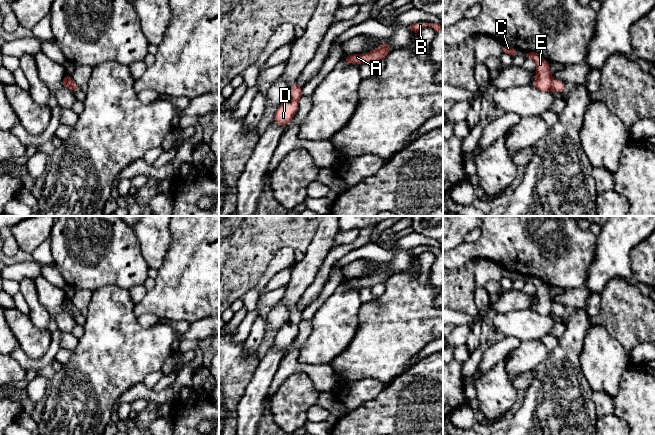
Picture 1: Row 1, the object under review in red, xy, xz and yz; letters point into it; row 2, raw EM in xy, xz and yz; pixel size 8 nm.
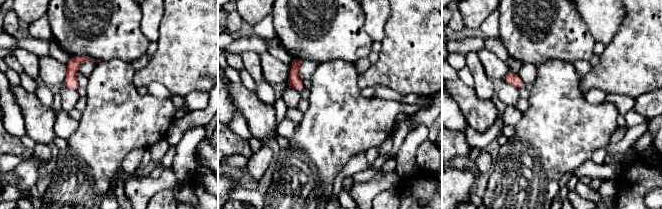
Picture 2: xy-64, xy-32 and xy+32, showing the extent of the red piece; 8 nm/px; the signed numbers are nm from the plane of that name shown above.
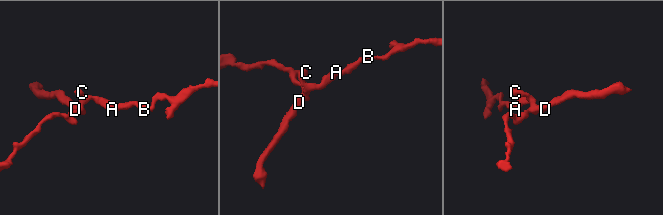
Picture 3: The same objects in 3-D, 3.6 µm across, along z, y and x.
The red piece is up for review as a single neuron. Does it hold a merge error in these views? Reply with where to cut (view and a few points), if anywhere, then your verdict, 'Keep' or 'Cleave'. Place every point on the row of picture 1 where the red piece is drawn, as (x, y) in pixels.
Split along xy (66, 75), (71, 80), (71, 88). Cleave

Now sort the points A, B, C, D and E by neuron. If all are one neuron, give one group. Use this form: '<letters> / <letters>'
A B C E / D

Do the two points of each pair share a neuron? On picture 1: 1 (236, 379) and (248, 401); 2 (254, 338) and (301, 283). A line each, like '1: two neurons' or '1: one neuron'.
1: two neurons
2: two neurons

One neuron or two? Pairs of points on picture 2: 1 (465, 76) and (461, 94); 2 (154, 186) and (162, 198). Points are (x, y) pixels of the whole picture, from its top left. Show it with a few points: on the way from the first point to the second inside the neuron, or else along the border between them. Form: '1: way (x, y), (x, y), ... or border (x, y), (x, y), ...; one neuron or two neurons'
1: border (459, 78), (472, 87); two neurons
2: border (171, 189), (159, 190), (150, 198); two neurons

